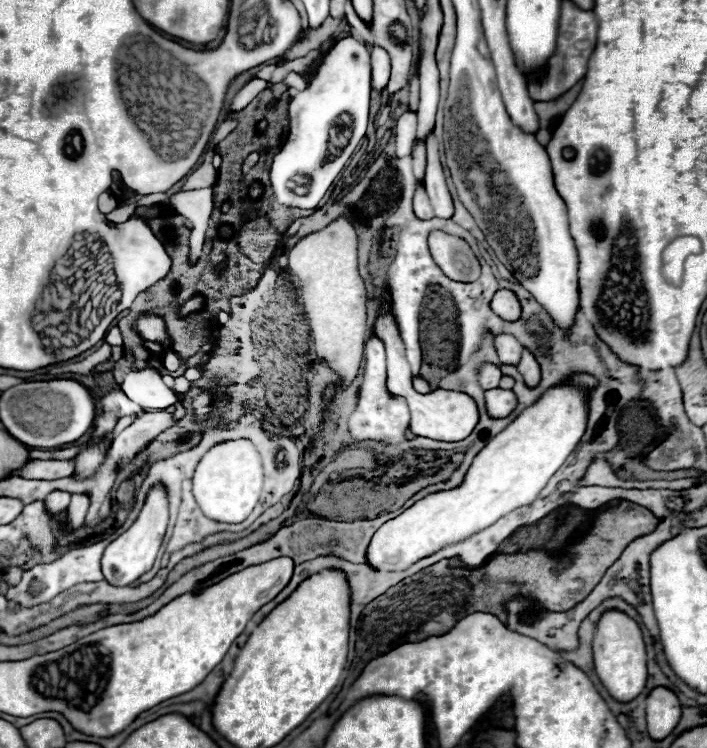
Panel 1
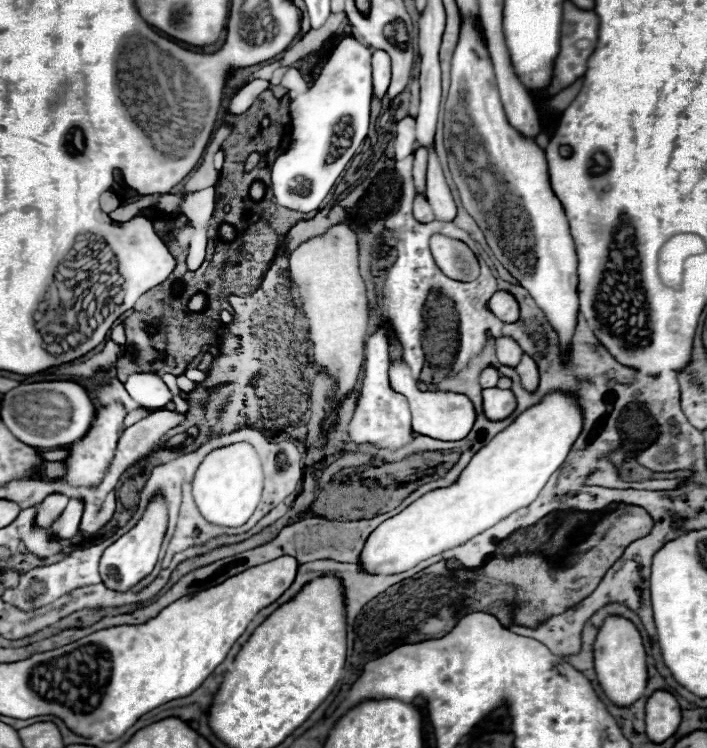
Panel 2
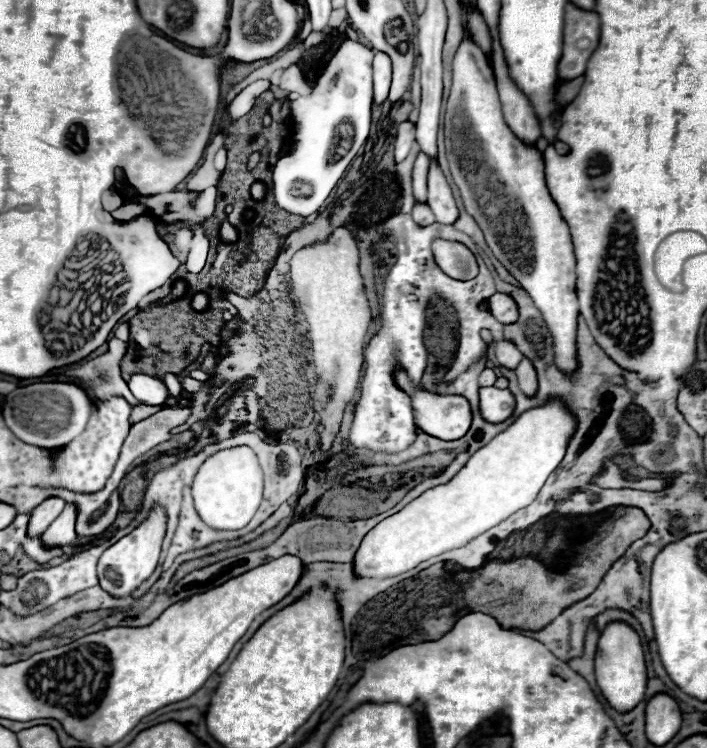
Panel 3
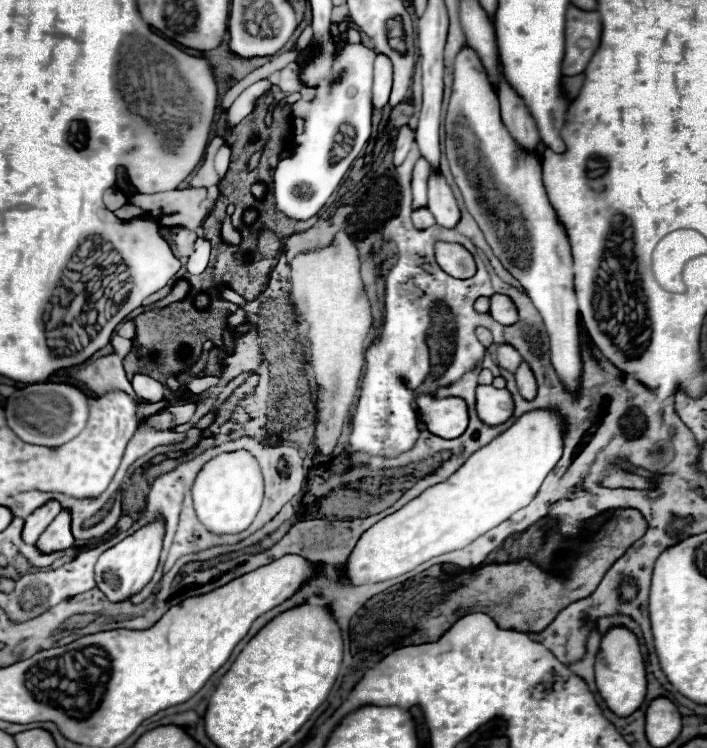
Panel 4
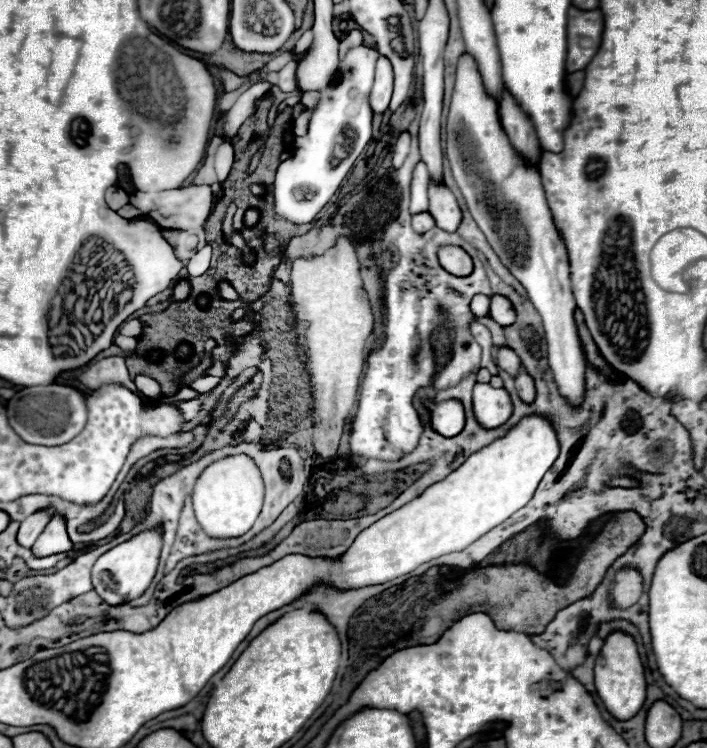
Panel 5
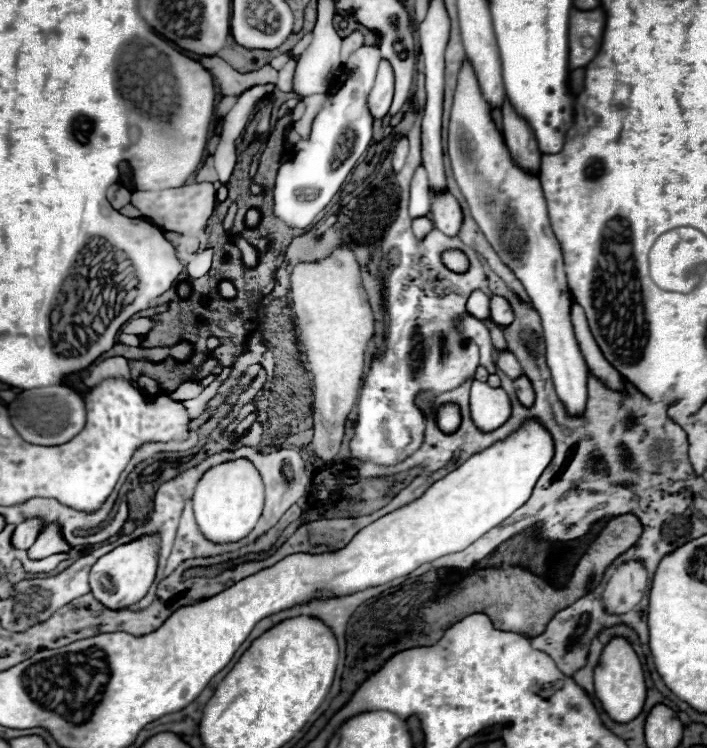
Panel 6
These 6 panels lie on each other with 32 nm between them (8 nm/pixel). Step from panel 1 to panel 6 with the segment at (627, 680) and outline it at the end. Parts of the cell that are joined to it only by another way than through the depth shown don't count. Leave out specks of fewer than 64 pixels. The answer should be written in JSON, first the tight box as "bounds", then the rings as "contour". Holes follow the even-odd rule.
{"bounds":[594,636,646,724],"contour":[[[614,636],[604,646],[598,666],[594,668],[594,690],[596,690],[596,698],[602,702],[602,708],[616,722],[622,722],[622,724],[630,722],[642,712],[642,706],[646,700],[646,682],[644,682],[640,658],[628,638]]]}

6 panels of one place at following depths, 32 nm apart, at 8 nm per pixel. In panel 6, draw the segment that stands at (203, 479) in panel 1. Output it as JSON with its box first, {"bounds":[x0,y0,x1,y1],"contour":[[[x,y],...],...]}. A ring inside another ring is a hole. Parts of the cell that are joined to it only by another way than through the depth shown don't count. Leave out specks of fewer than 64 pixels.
{"bounds":[192,458,264,542],"contour":[[[246,458],[216,464],[198,480],[192,504],[196,522],[206,538],[214,542],[240,540],[256,526],[264,508],[264,484],[260,472]]]}

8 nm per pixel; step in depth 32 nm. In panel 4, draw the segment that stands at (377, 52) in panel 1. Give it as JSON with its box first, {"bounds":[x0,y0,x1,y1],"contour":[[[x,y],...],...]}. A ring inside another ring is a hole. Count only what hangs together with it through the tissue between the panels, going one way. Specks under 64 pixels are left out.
{"bounds":[372,54,392,108],"contour":[[[378,54],[374,60],[374,88],[372,88],[372,106],[384,108],[392,90],[392,62],[388,56]]]}

